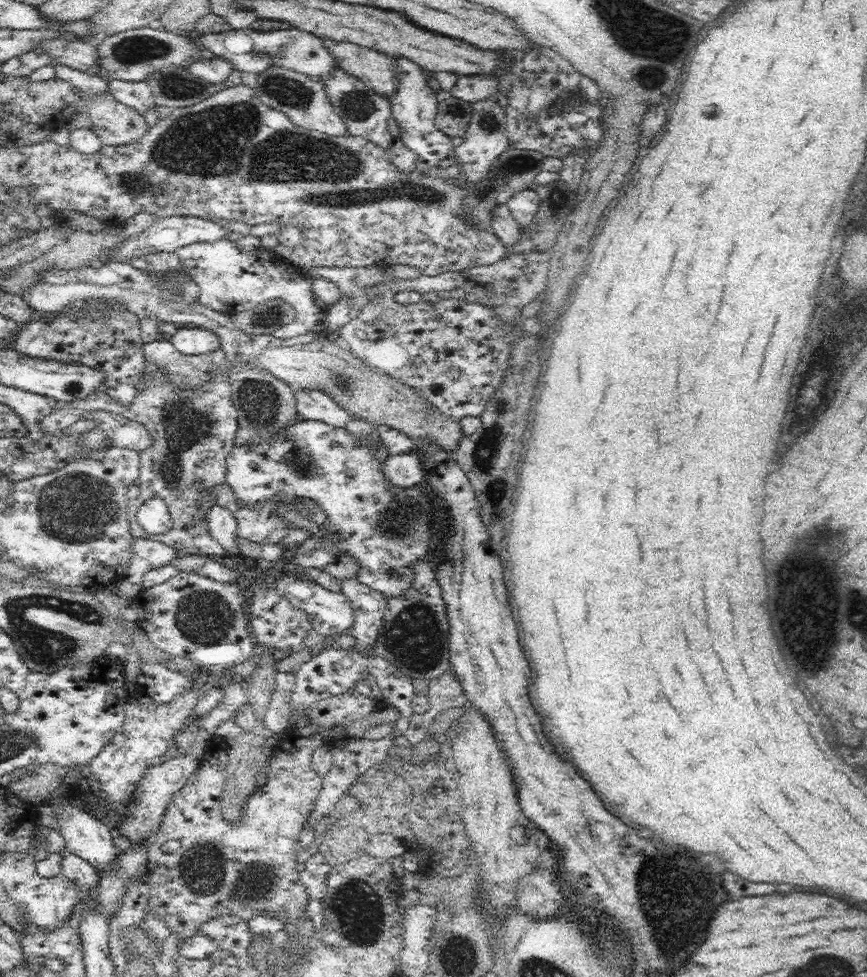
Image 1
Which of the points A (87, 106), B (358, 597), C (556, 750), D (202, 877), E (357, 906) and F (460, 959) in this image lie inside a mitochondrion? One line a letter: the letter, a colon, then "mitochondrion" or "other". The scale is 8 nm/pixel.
A: other
B: other
C: other
D: mitochondrion
E: mitochondrion
F: mitochondrion

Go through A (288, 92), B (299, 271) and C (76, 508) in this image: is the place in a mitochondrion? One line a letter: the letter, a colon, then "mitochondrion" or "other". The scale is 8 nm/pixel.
A: mitochondrion
B: other
C: mitochondrion

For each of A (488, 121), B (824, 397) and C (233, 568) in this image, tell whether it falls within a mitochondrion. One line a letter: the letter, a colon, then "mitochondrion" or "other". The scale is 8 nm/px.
A: mitochondrion
B: other
C: other

